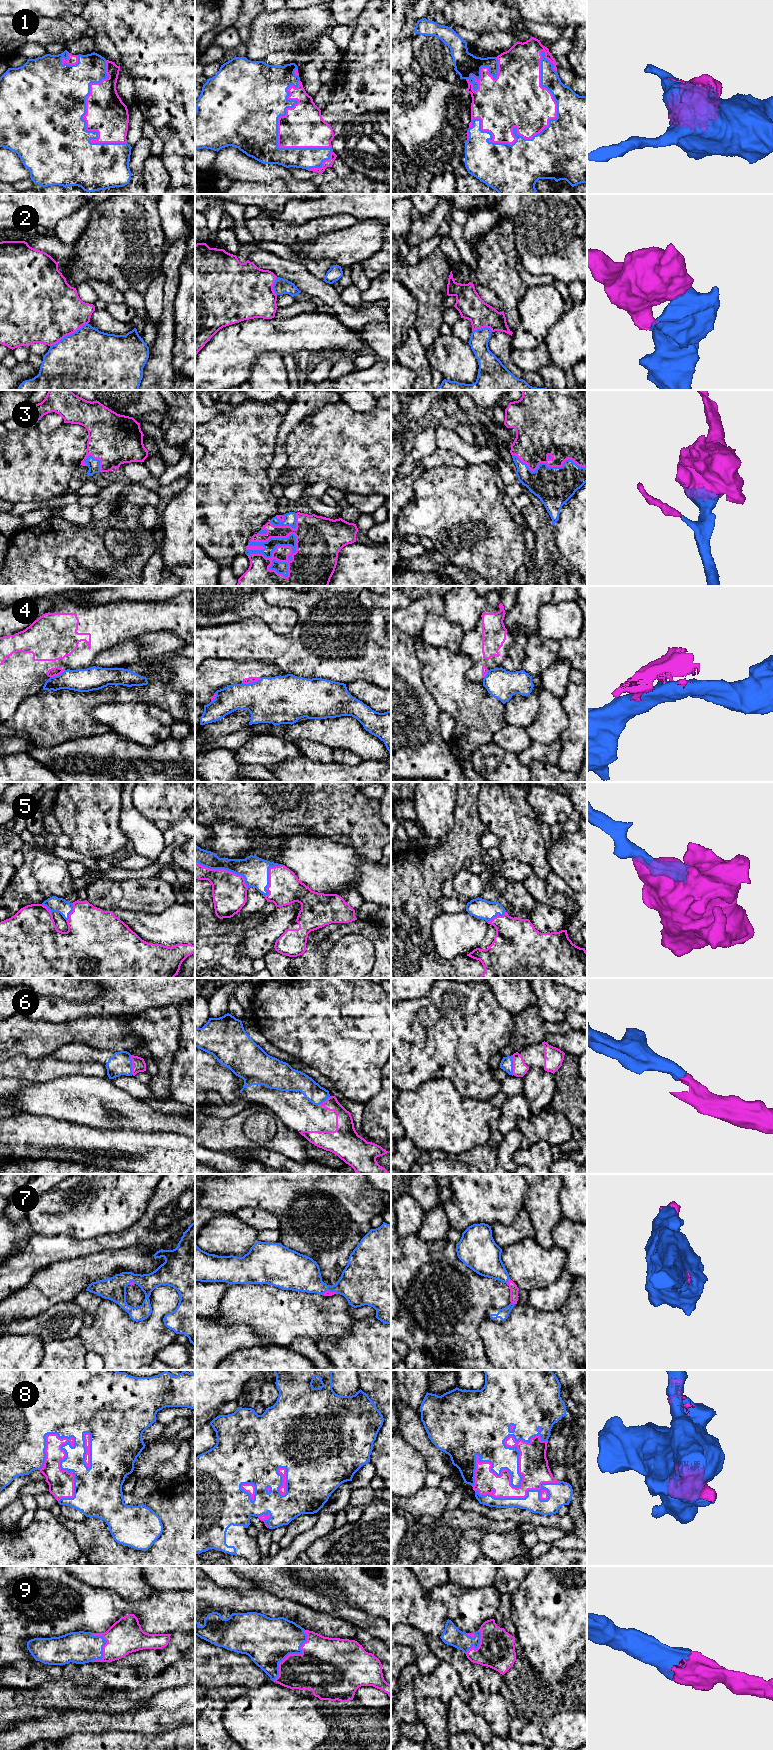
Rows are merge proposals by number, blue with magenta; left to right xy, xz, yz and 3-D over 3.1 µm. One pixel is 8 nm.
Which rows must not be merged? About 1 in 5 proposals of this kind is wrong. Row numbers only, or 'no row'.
4

